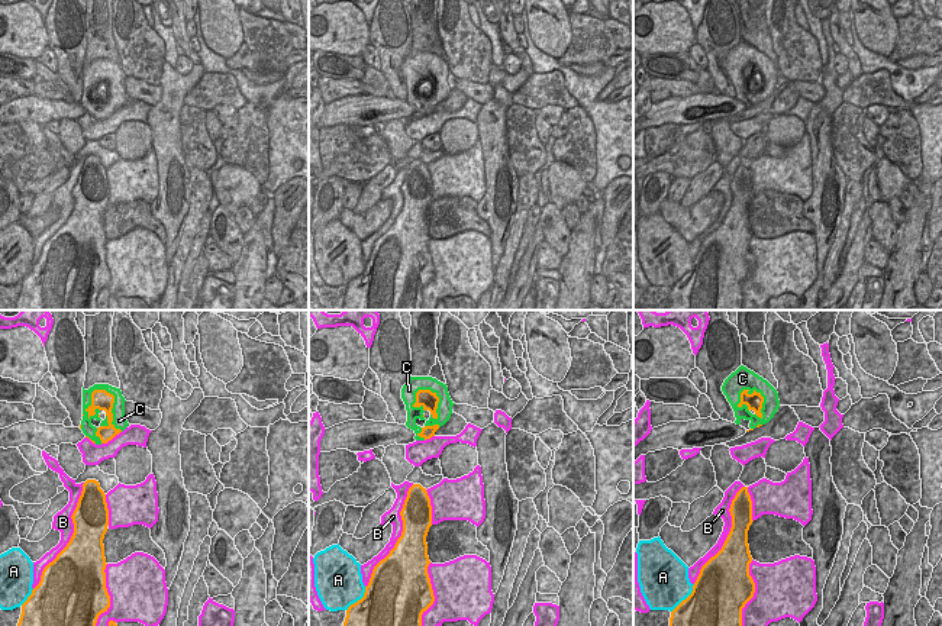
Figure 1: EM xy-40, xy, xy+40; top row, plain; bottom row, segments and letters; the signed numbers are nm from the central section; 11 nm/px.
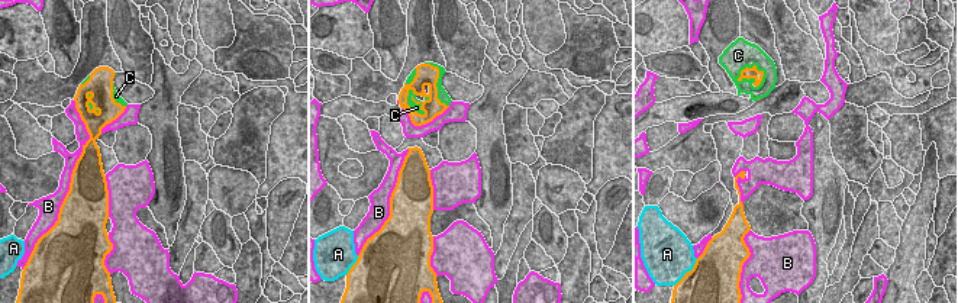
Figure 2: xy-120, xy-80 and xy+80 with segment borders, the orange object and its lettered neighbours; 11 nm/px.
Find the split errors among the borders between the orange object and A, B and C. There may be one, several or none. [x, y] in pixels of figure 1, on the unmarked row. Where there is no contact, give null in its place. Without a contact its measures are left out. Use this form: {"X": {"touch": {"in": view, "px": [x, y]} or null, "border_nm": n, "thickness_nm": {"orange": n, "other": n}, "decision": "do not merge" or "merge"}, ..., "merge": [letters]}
{"A": {"touch": {"in": "xy+40", "px": [686, 274]}, "border_nm": 420, "thickness_nm": {"orange": 500, "other": 480}, "decision": "do not merge"}, "B": {"touch": {"in": "xy-40", "px": [71, 212]}, "border_nm": 1300, "thickness_nm": {"orange": 440, "other": 220}, "decision": "do not merge"}, "C": {"touch": {"in": "xy-40", "px": [112, 81]}, "border_nm": 550, "thickness_nm": {"orange": 220, "other": 160}, "decision": "merge"}, "merge": ["C"]}

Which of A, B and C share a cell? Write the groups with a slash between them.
A / B / C

